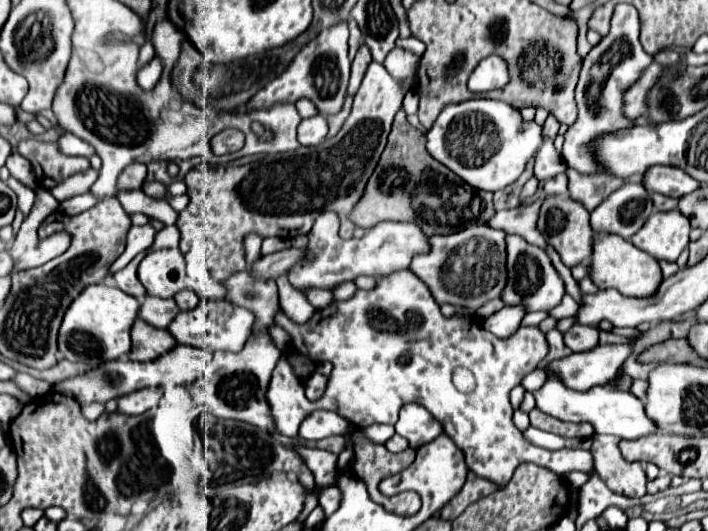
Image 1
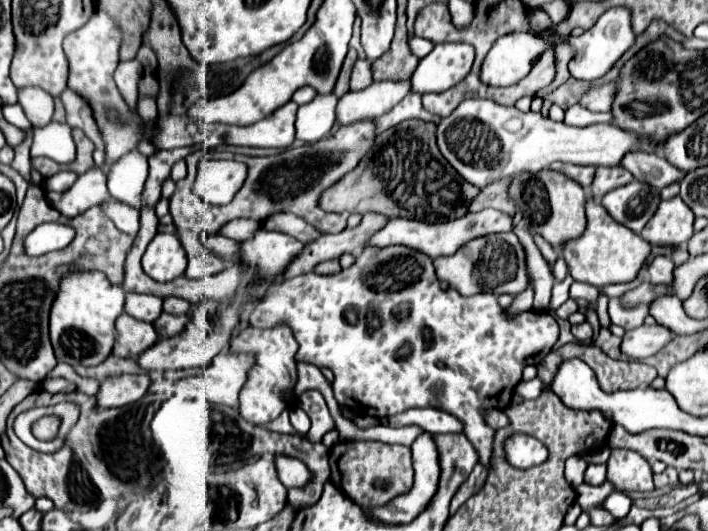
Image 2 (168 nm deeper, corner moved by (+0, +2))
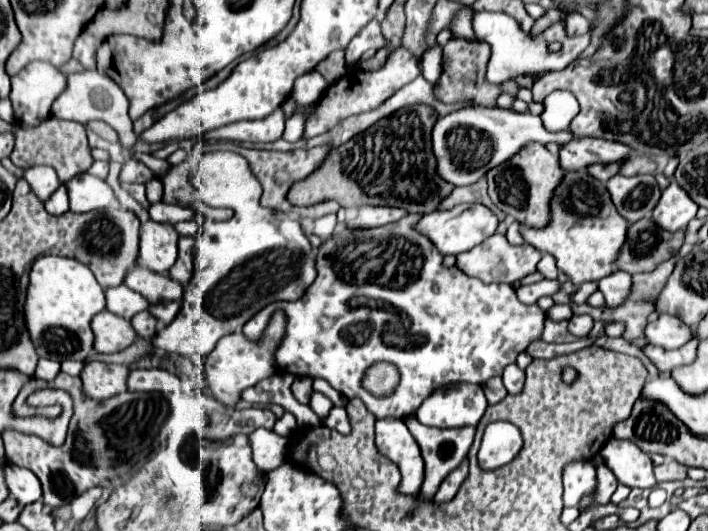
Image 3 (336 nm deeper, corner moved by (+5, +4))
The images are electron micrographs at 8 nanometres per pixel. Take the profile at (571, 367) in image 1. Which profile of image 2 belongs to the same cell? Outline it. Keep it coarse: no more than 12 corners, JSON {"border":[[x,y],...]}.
{"border":[[659,324],[625,332],[621,352],[633,360],[657,354],[673,334]]}

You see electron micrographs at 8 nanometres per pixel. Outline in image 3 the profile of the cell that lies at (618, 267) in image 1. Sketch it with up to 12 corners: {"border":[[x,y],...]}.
{"border":[[566,172],[524,242],[576,286],[616,270],[628,222],[606,184]]}

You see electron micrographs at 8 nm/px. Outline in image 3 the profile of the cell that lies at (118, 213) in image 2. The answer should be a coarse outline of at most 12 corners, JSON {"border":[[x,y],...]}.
{"border":[[88,172],[64,186],[72,212],[106,208],[112,188]]}

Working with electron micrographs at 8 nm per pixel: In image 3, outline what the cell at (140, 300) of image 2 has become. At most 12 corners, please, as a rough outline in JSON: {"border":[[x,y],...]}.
{"border":[[128,286],[106,288],[106,310],[132,318],[148,302]]}

